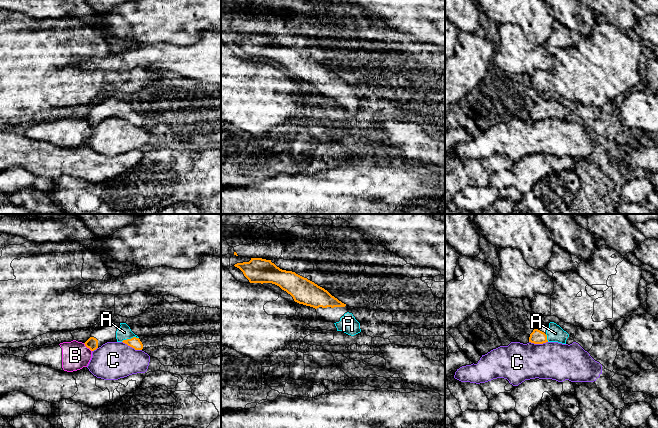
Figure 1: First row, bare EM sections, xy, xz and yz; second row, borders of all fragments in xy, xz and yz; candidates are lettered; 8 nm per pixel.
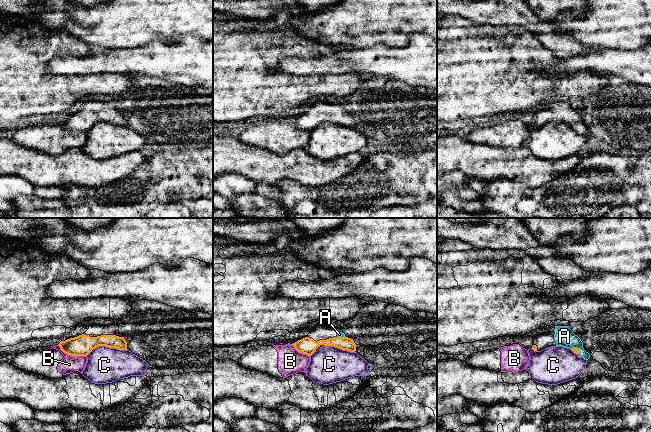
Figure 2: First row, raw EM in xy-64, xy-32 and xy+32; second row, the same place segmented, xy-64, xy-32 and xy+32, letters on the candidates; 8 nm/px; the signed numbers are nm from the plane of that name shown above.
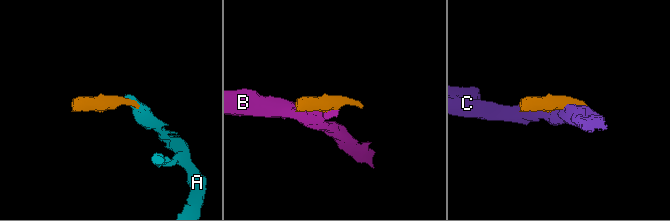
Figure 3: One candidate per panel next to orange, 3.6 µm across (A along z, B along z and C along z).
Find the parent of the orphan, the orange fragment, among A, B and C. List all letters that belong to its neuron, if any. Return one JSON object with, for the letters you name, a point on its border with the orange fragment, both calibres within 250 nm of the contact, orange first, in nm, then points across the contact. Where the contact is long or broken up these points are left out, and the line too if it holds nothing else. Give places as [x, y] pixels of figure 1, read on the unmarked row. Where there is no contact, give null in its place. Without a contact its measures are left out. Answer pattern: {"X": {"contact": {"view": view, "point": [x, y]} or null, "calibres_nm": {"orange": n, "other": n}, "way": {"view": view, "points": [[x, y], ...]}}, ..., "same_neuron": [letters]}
{"A": {"contact": {"view": "xy", "point": [129, 115]}, "calibres_nm": {"orange": 90, "other": 110}, "way": {"view": "xy", "points": [[134, 118], [129, 115], [124, 108]]}}, "same_neuron": ["A"]}

